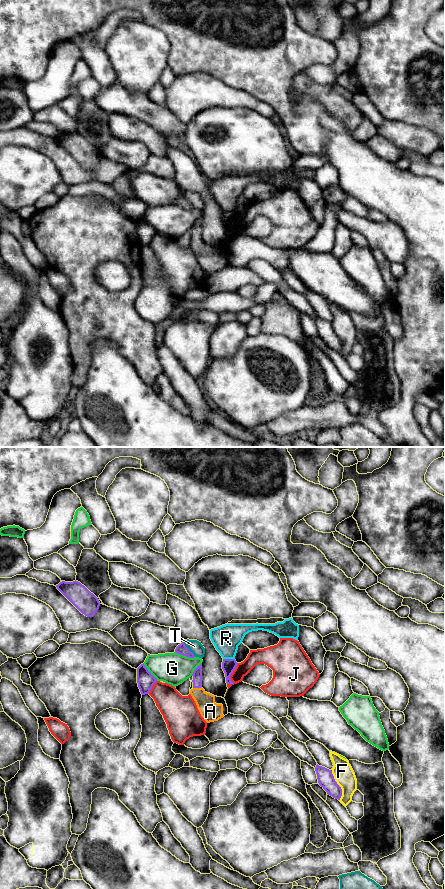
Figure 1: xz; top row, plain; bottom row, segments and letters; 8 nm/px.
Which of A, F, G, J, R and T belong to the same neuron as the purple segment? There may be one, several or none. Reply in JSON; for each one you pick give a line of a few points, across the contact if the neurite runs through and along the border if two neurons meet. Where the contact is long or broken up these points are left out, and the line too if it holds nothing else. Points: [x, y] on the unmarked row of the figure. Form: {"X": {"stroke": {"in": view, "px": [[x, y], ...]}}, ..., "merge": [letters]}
{"merge": ["A"]}

